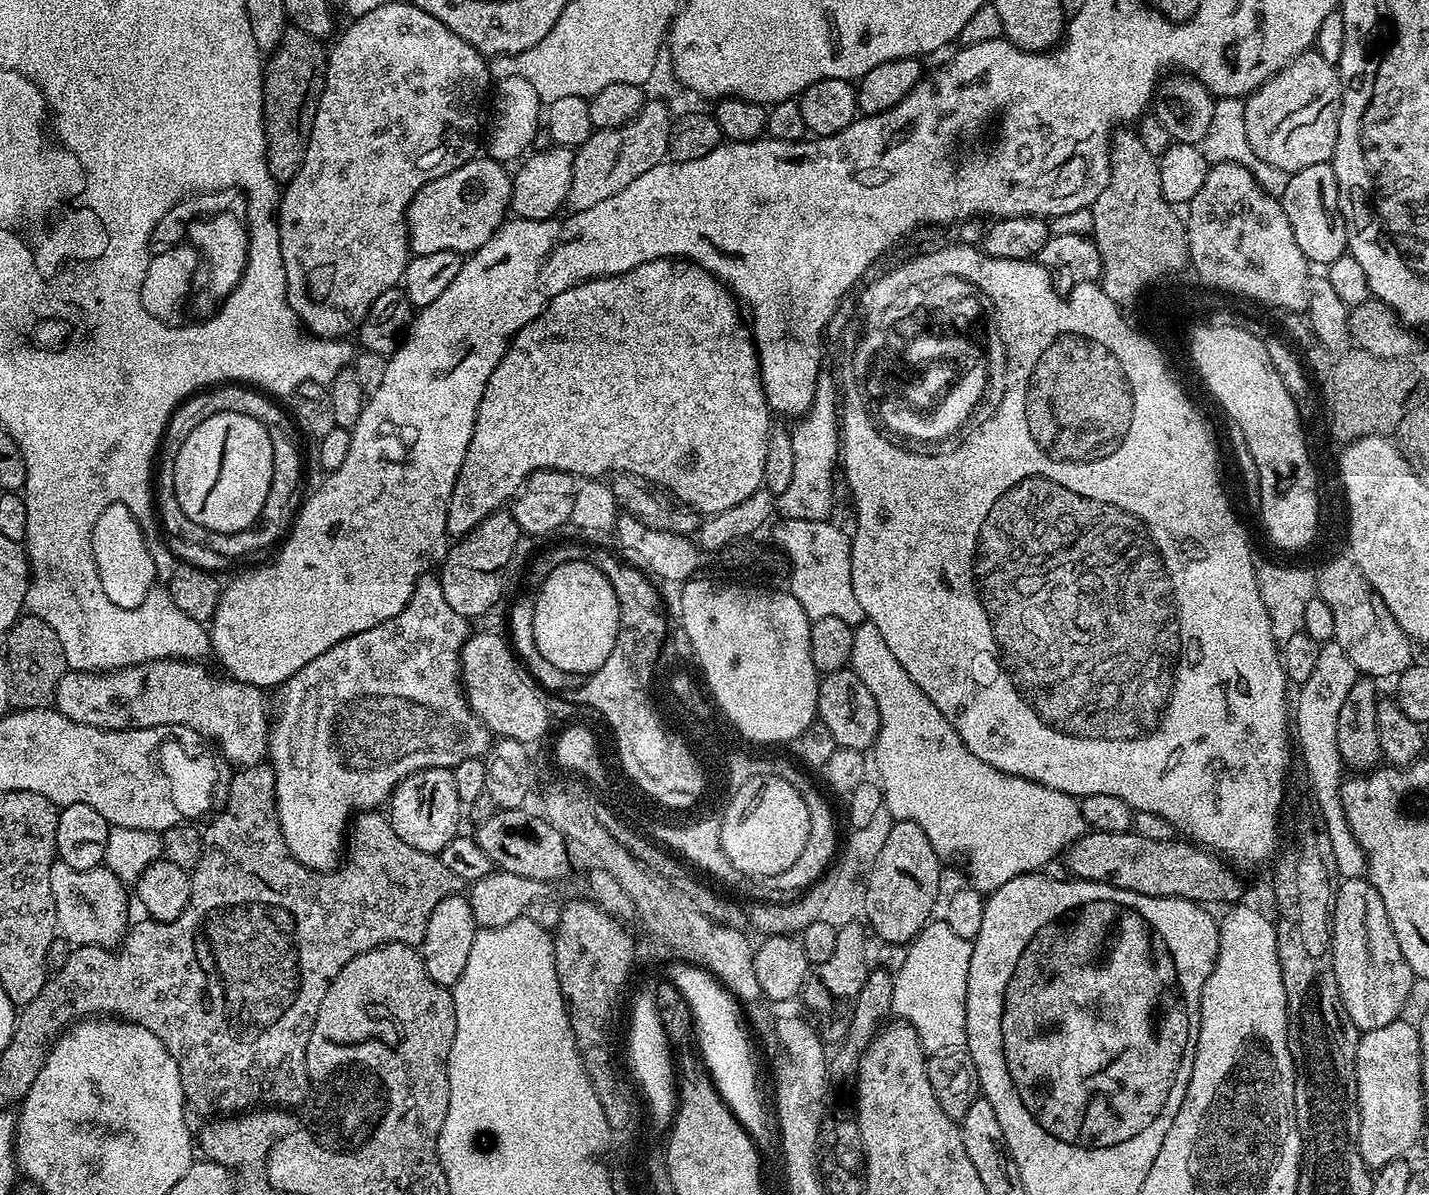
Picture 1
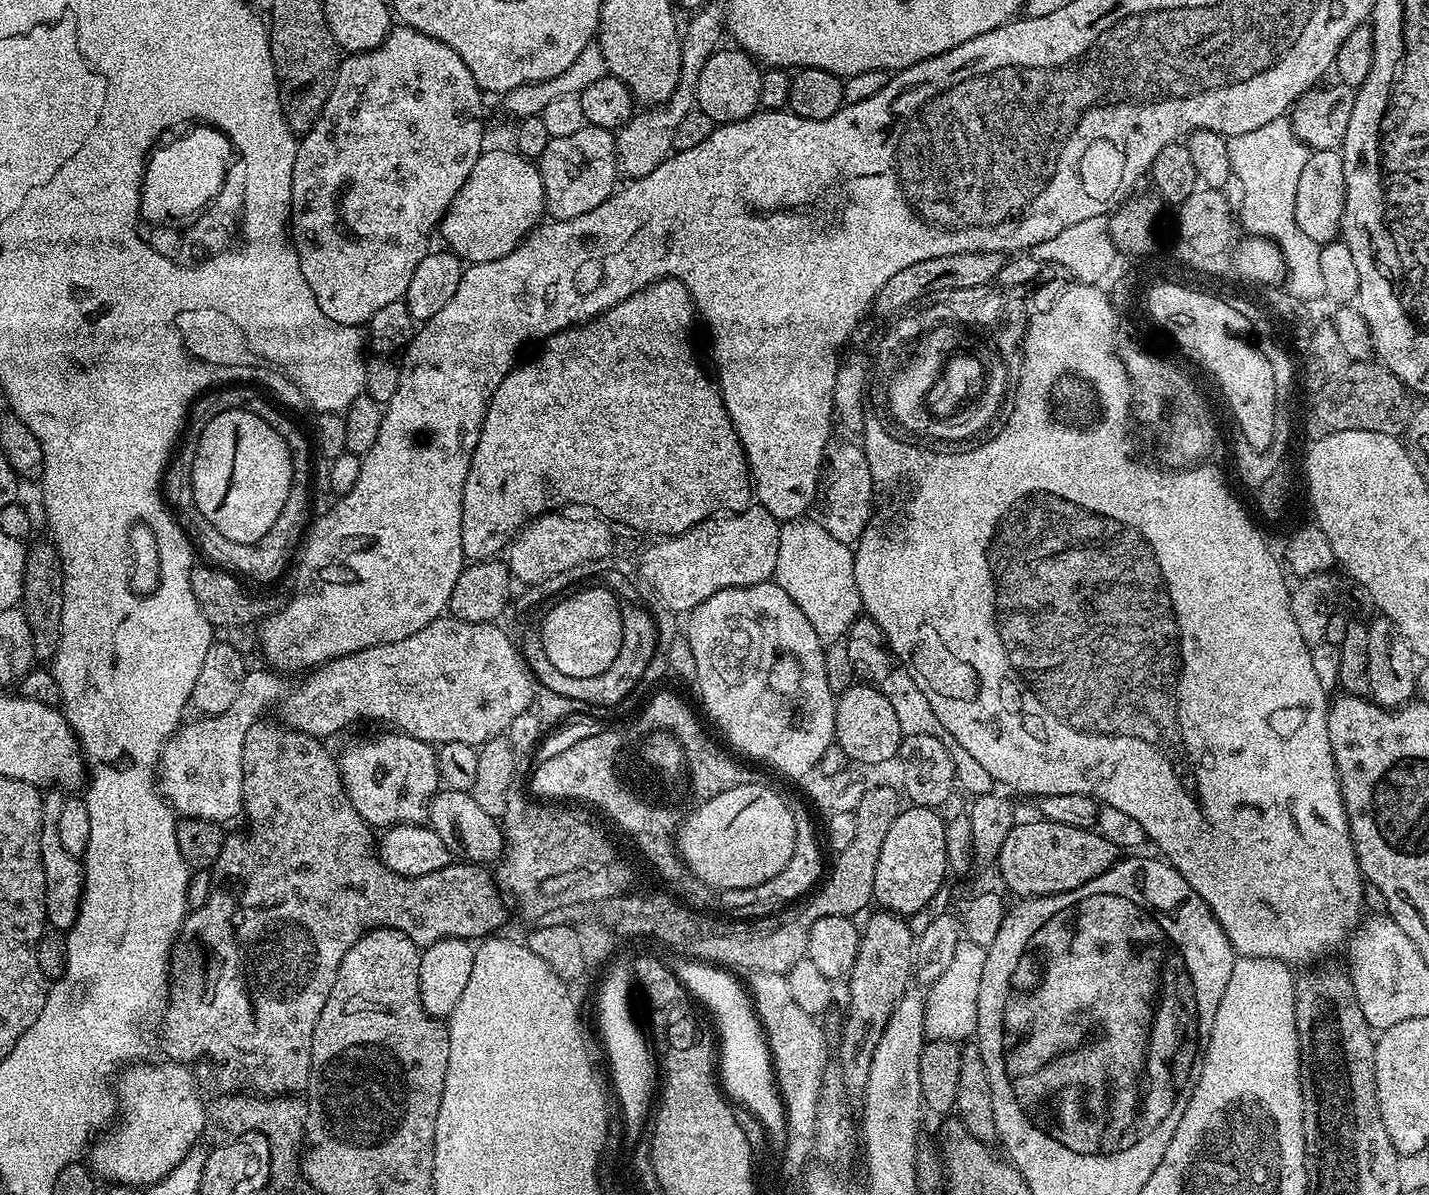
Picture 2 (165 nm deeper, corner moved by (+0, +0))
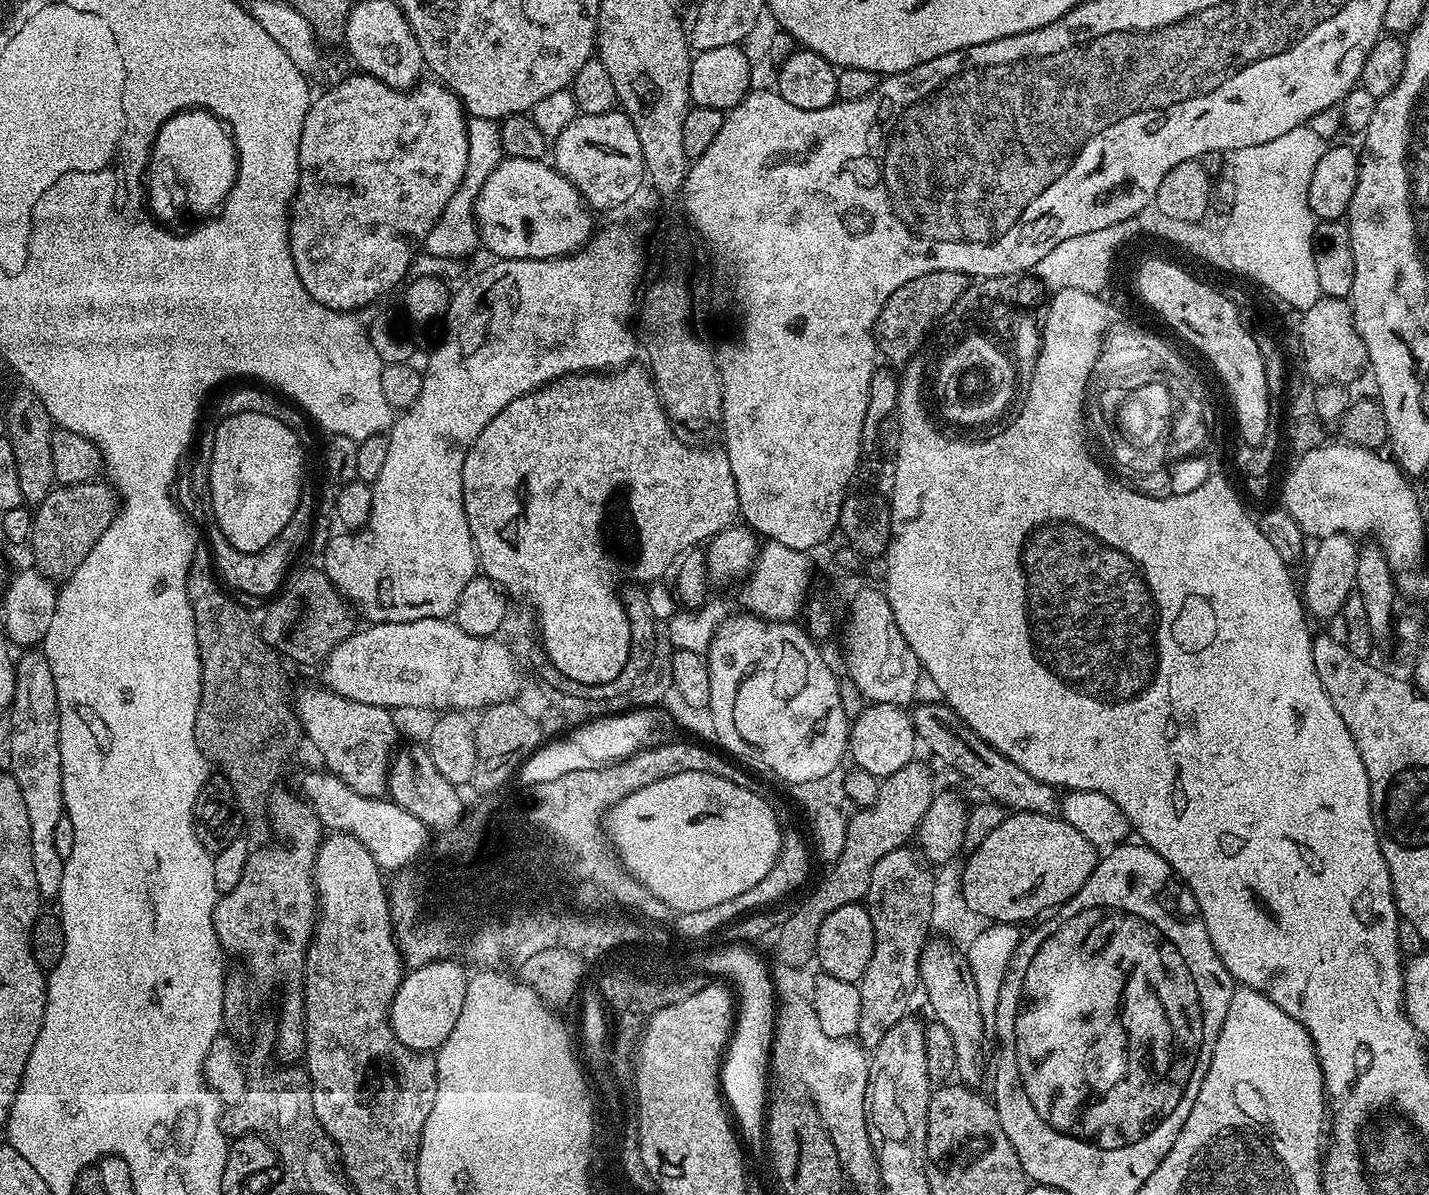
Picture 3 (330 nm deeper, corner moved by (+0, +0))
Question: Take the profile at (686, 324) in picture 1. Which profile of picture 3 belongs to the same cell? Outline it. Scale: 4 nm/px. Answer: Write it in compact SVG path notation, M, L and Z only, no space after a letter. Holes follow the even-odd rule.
M633 362L628 365L627 368L617 371L615 374L596 374L589 378L584 374L577 374L570 376L562 380L552 380L549 384L544 384L540 388L535 388L533 392L527 392L522 398L514 398L514 402L510 402L510 406L506 406L506 410L502 410L494 417L490 423L486 426L486 430L482 430L482 434L472 443L466 454L466 462L462 466L462 490L464 491L464 509L466 510L466 518L468 519L468 525L470 526L470 534L472 535L472 541L476 547L476 559L479 567L482 569L483 575L487 576L490 580L495 580L497 585L513 601L525 600L530 607L536 611L534 613L535 619L538 621L538 640L544 647L544 652L547 656L547 663L556 667L562 675L568 680L573 680L578 686L585 686L588 682L602 682L607 680L608 677L612 677L616 672L621 671L622 658L626 658L628 652L628 627L624 624L624 617L626 616L626 610L624 609L624 601L621 593L617 590L616 583L620 579L626 580L625 582L656 582L661 579L663 572L668 567L675 565L677 561L681 559L686 552L691 549L695 549L700 544L699 540L703 538L711 538L718 535L720 531L724 531L727 528L735 525L738 520L738 513L740 507L738 506L738 490L736 489L736 479L732 473L732 467L730 466L730 458L727 451L723 447L720 448L691 448L688 444L683 444L678 437L672 433L674 430L674 424L669 420L667 414L664 412L660 405L659 394L656 392L656 388L652 383L652 377L649 376L649 370L647 367L641 366L639 363Z

